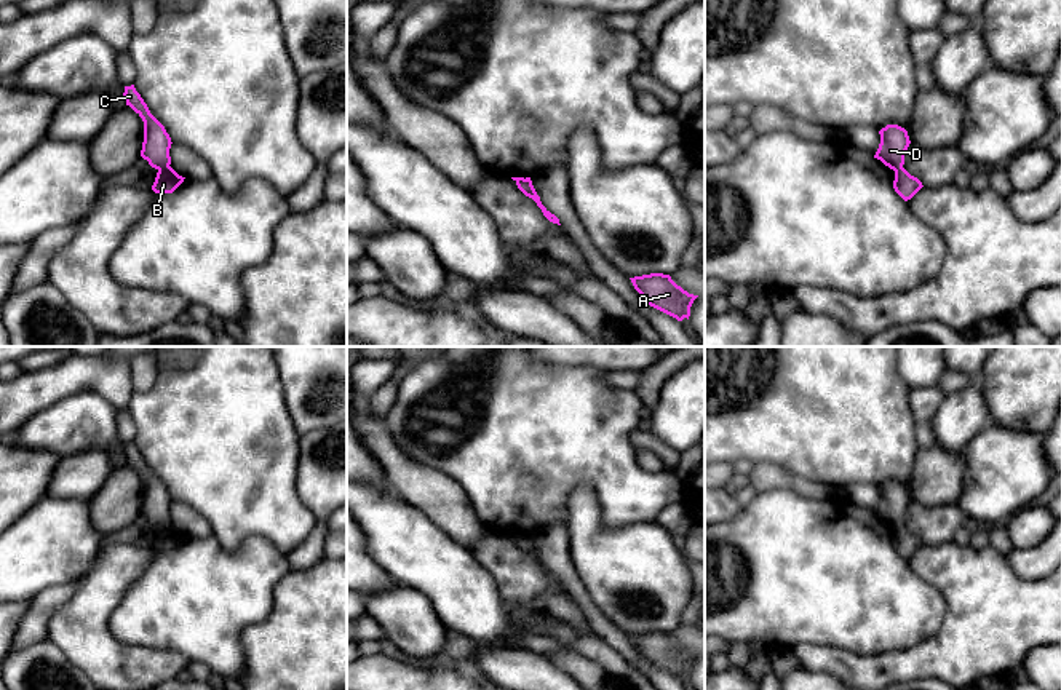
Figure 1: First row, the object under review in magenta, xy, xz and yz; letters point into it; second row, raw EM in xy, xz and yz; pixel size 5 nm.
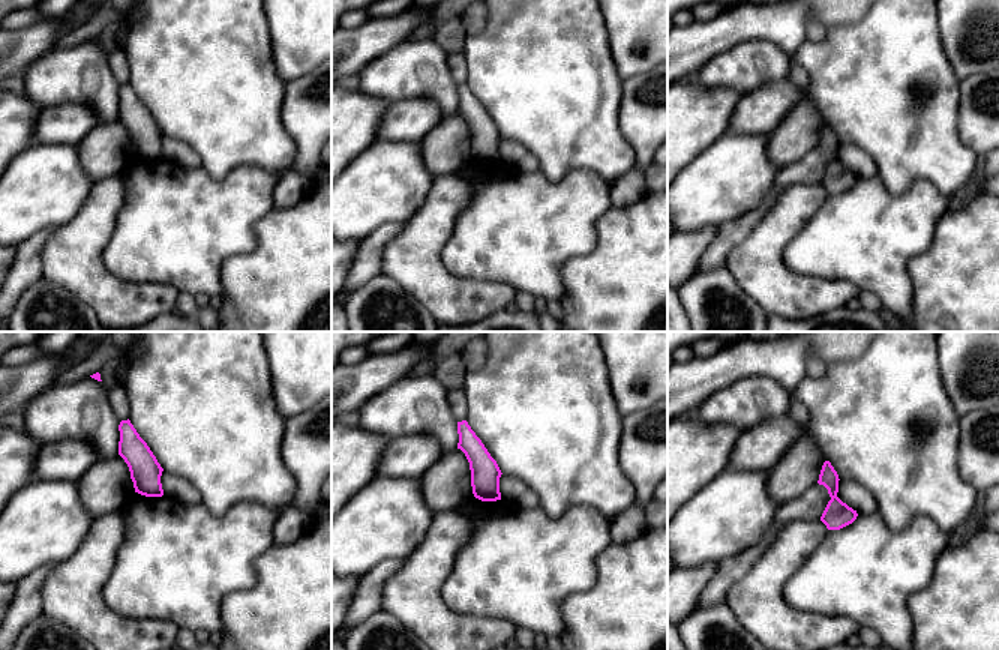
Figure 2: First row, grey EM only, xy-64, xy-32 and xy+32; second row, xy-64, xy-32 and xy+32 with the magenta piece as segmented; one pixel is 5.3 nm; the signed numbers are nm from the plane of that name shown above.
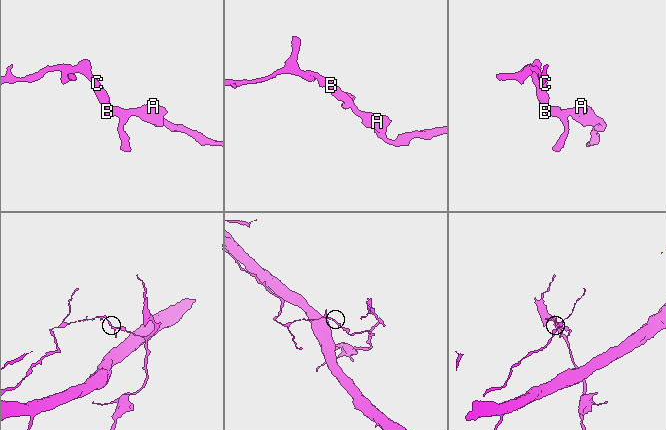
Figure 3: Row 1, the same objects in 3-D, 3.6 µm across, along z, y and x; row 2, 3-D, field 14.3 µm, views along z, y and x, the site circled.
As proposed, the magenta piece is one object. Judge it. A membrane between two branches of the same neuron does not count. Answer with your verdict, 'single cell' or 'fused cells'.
fused cells

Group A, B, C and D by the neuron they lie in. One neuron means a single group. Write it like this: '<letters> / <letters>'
A B / C D

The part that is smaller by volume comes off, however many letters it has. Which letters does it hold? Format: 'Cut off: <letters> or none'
Cut off: A, B

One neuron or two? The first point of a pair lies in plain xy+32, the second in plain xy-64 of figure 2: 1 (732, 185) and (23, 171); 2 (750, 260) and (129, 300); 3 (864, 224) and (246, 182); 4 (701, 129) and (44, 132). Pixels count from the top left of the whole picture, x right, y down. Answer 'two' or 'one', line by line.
1: one
2: one
3: one
4: two

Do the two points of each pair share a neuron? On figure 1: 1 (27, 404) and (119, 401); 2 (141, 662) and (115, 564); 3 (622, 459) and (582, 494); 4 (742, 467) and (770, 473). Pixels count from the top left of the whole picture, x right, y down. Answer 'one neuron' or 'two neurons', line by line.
1: one neuron
2: one neuron
3: two neurons
4: two neurons

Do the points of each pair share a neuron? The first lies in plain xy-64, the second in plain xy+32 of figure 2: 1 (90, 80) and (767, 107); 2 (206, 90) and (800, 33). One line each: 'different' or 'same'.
1: different
2: different

